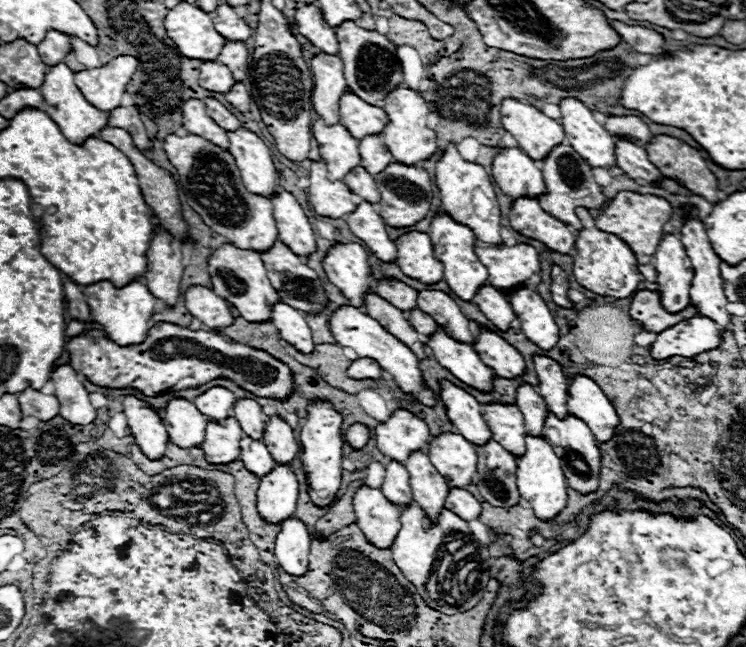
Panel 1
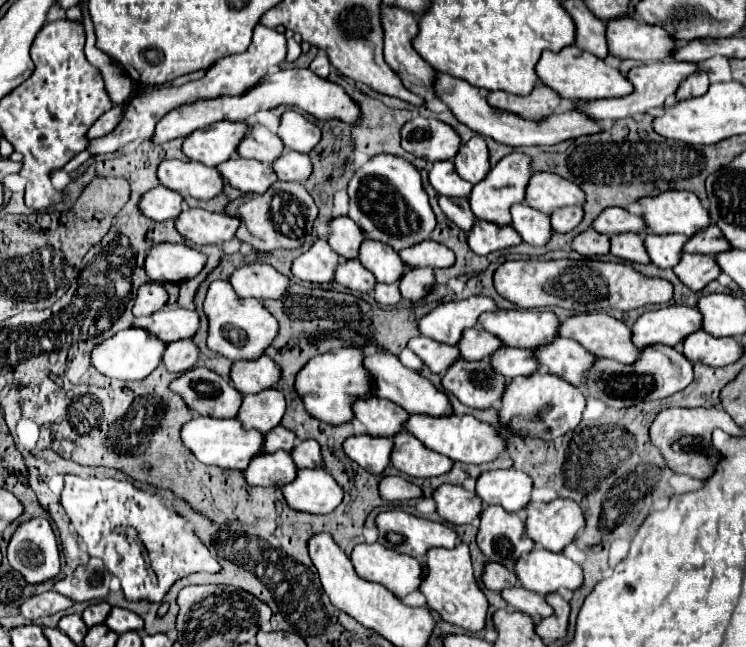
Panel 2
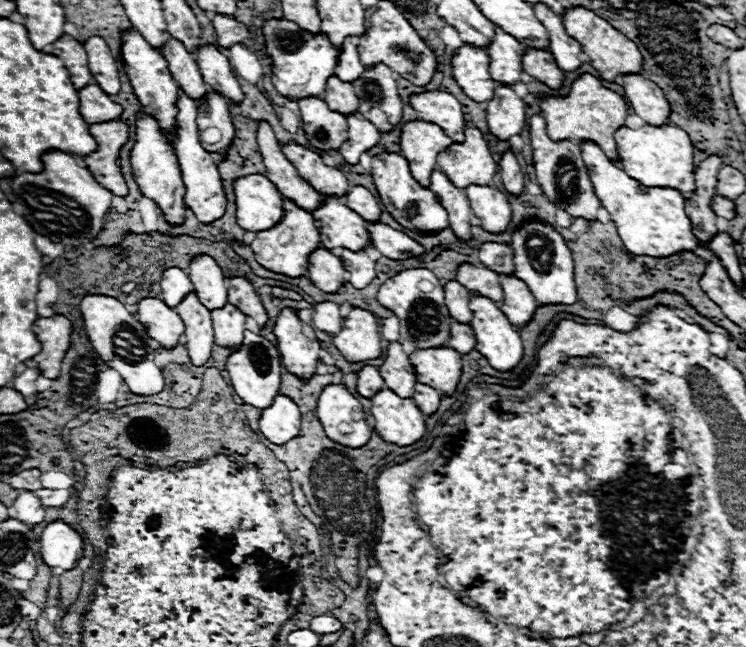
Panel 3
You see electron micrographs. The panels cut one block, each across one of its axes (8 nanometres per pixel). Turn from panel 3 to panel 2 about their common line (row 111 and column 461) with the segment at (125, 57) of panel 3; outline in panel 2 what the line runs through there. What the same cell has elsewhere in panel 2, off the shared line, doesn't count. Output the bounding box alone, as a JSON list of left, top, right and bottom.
[454,136,490,184]

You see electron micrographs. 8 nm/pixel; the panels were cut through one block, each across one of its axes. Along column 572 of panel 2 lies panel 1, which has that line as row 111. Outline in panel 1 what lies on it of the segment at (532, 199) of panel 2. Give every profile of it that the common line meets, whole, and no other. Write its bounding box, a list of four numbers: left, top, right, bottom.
[182,100,230,150]

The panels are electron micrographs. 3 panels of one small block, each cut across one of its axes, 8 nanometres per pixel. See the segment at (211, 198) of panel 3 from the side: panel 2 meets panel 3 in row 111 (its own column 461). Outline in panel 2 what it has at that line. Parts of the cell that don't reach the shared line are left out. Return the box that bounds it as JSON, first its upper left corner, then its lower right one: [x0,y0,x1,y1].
[428,160,472,196]

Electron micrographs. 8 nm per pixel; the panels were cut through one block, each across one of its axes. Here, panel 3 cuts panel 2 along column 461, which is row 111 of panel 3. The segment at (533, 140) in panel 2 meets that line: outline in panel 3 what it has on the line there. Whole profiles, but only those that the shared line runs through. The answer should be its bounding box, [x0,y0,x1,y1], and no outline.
[80,84,122,124]

